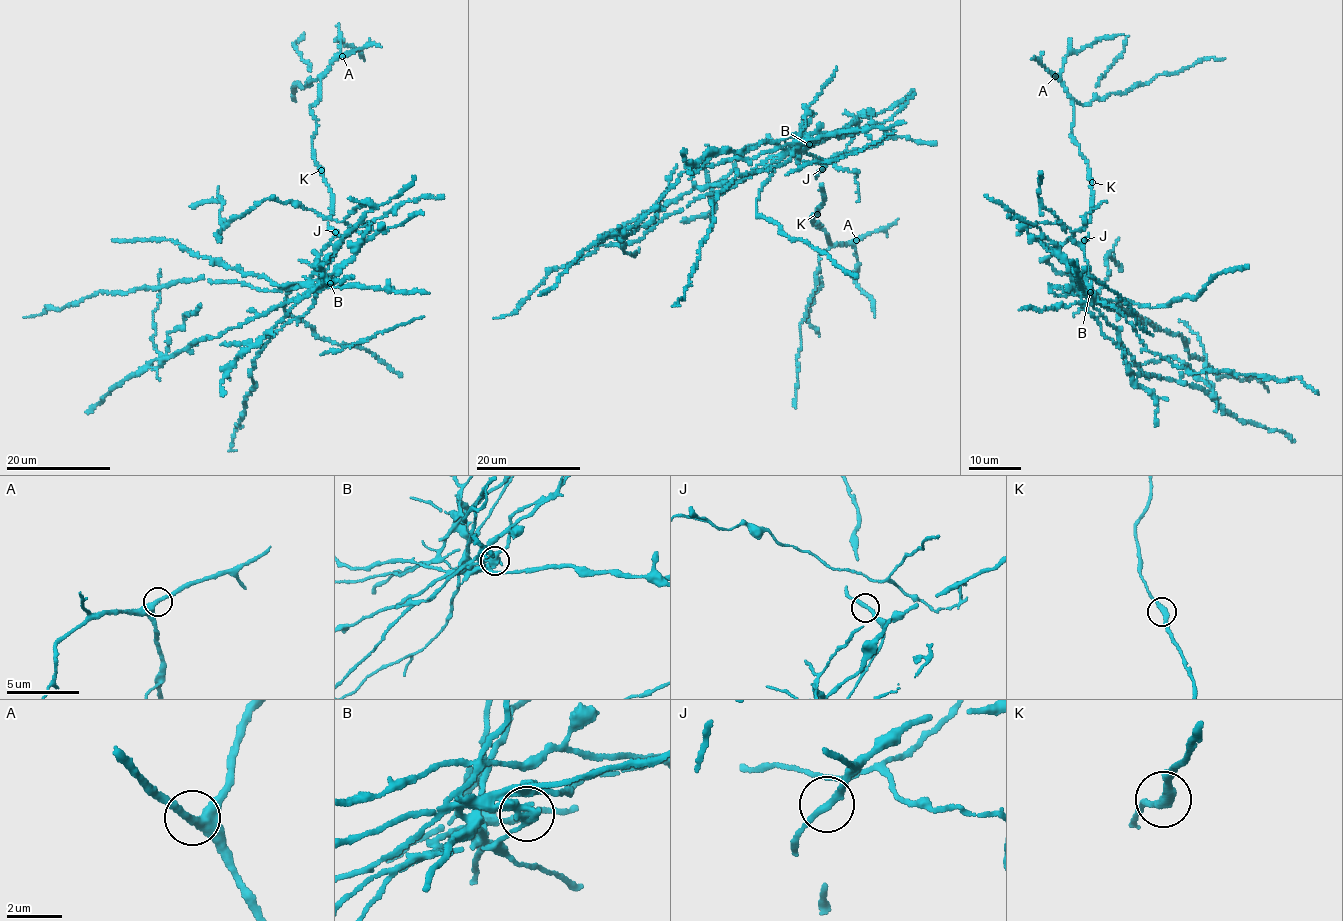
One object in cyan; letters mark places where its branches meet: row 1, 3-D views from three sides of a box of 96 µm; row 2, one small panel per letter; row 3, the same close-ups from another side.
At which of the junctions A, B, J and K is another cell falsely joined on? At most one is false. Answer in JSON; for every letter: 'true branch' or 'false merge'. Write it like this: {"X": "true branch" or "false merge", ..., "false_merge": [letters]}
{"A": "true branch", "B": "false merge", "J": "true branch", "K": "true branch", "false_merge": ["B"]}

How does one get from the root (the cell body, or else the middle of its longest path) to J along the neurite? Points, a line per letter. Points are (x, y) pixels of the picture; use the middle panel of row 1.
J: (809, 154), (826, 161), (822, 169)

